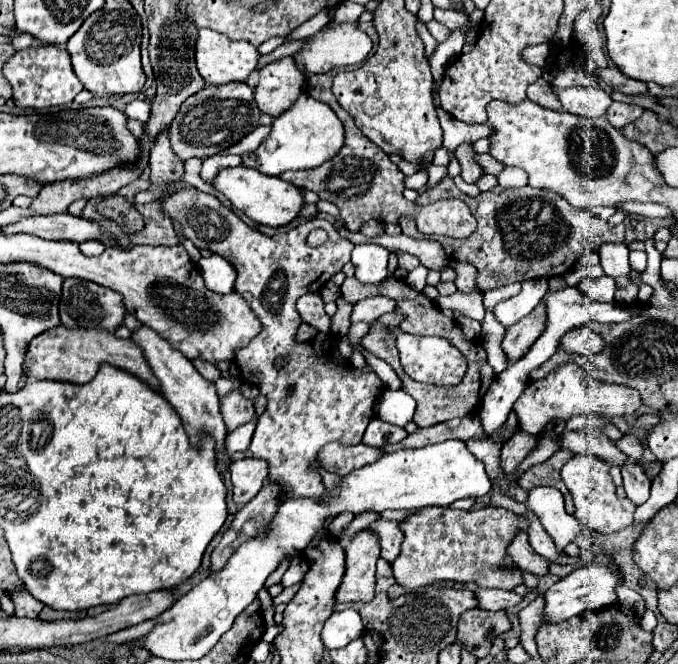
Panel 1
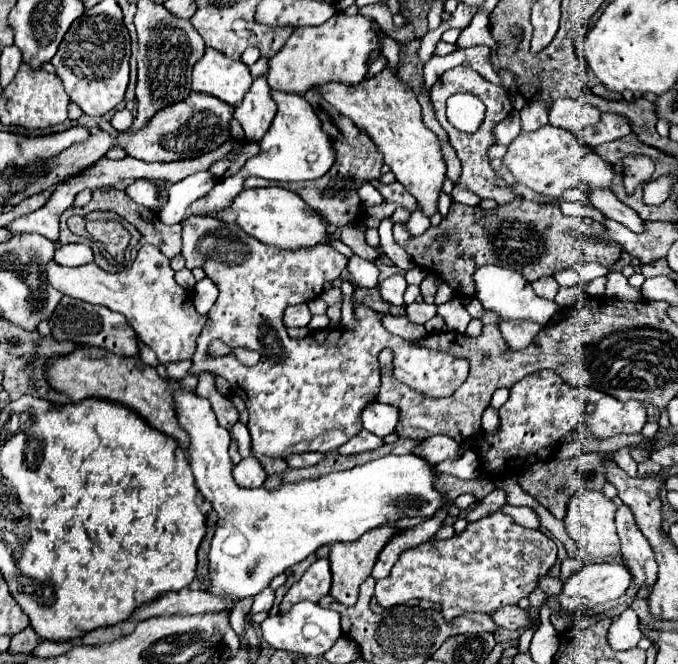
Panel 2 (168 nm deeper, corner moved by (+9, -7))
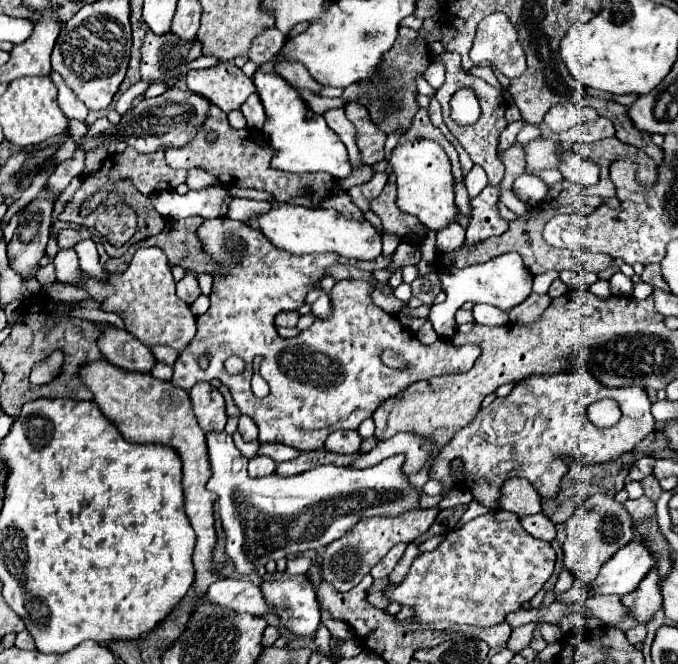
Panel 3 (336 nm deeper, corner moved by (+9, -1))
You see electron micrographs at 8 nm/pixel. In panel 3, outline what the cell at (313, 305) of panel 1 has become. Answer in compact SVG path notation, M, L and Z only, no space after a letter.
M291 310L291 312L279 312L275 316L275 324L277 326L295 326L299 322L299 312Z

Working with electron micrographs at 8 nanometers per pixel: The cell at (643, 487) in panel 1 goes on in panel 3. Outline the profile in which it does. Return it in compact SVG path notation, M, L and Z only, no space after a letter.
M651 570L651 574L647 574L643 582L639 582L637 590L627 596L621 596L621 600L639 622L649 622L649 618L661 608L657 570Z

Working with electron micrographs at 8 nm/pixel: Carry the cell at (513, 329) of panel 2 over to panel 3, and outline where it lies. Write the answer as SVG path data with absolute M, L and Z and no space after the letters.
M533 292L525 302L521 302L519 306L515 306L509 312L509 320L525 324L525 326L531 322L537 322L549 304L551 304L551 296L547 296L547 294L541 296L541 294Z

